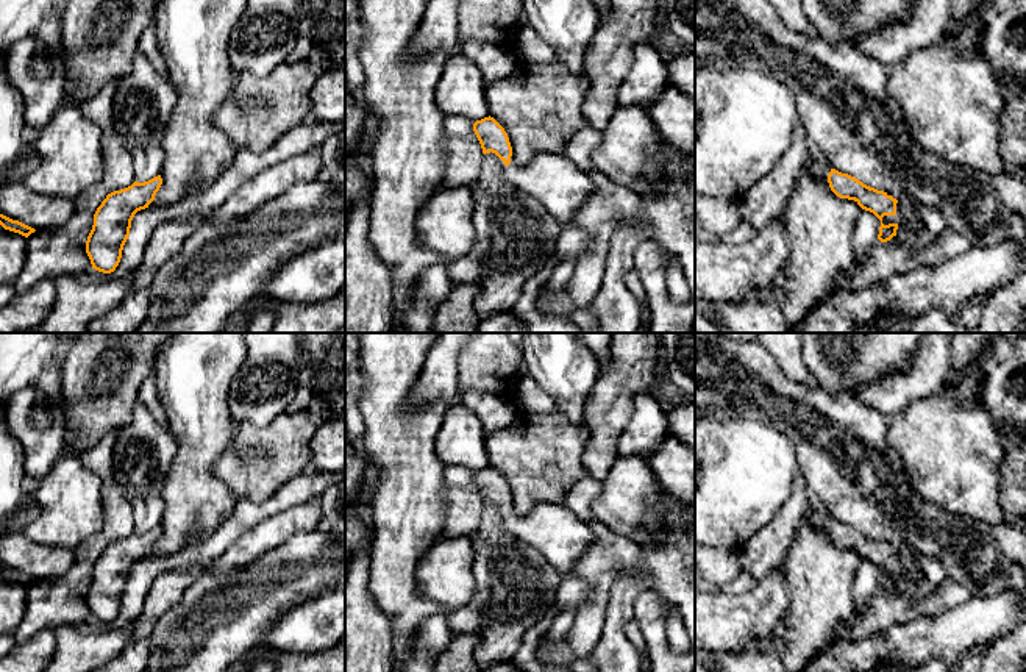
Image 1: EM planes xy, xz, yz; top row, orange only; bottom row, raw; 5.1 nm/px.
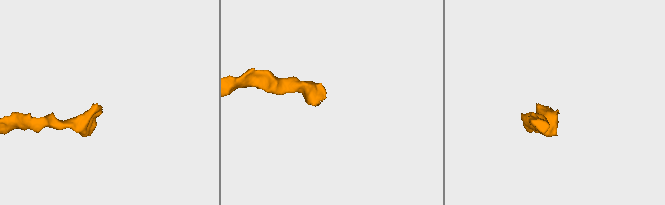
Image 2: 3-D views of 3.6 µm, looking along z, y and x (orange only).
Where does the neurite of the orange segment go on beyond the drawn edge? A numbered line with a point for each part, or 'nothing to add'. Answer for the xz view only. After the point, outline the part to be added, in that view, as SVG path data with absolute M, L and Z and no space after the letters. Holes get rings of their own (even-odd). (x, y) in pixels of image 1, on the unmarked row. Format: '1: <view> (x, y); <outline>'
nothing to add

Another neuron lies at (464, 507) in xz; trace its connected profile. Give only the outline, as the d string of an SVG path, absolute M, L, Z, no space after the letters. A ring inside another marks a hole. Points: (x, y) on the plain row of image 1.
M447 466L445 469L447 499L442 539L472 538L481 525L484 503L473 481L473 474L461 466Z

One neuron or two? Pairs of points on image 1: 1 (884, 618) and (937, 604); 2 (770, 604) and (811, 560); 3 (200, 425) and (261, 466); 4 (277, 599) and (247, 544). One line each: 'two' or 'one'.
1: one
2: two
3: two
4: two

